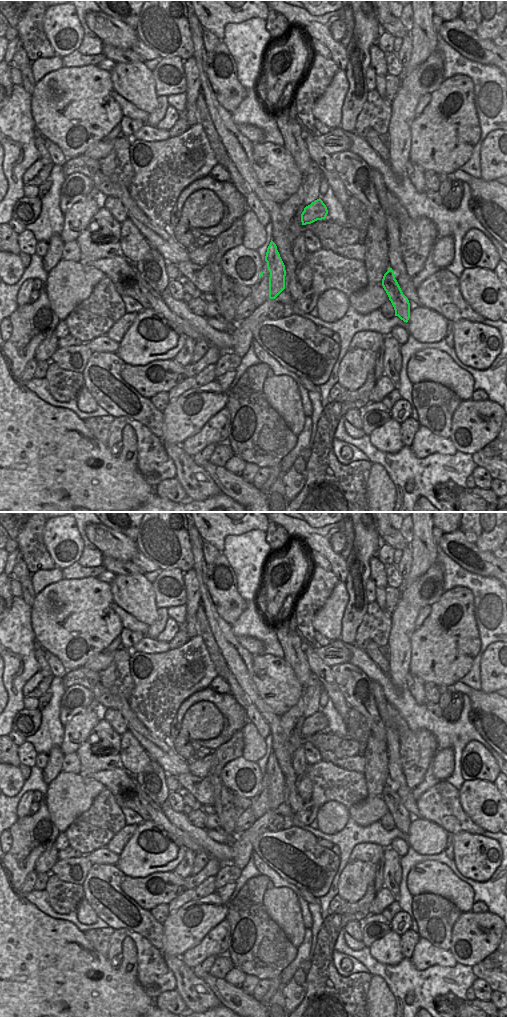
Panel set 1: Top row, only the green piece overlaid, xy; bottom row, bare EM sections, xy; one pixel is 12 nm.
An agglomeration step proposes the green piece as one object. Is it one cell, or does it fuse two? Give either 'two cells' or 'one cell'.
two cells

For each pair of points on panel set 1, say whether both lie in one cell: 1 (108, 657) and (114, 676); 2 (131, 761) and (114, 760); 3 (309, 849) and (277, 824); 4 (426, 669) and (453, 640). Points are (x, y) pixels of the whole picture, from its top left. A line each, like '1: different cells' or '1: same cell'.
1: different cells
2: different cells
3: different cells
4: same cell

